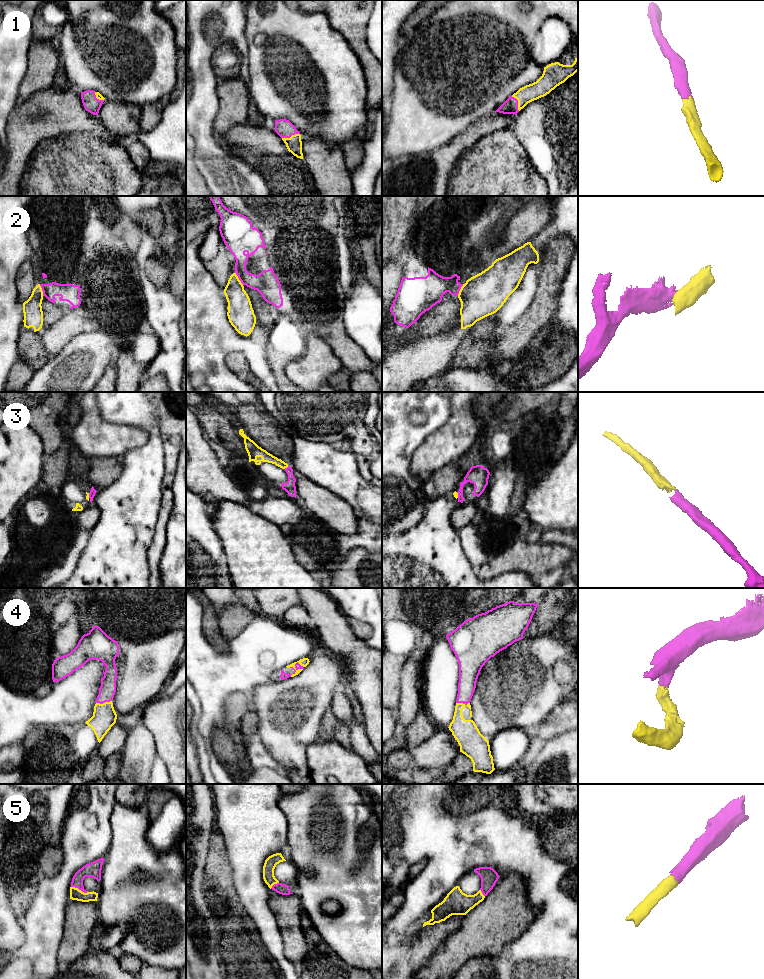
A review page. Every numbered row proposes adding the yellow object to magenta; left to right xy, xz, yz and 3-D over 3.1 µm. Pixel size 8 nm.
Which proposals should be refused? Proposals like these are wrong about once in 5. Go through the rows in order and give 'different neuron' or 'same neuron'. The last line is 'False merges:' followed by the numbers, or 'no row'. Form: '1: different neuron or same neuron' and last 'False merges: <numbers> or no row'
1: same neuron
2: different neuron
3: same neuron
4: same neuron
5: same neuron
False merges: 2

